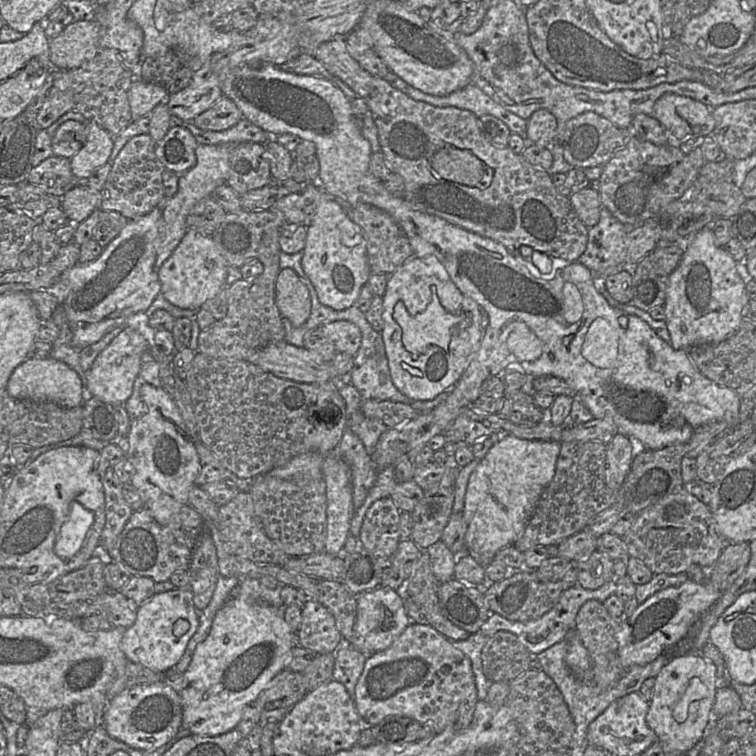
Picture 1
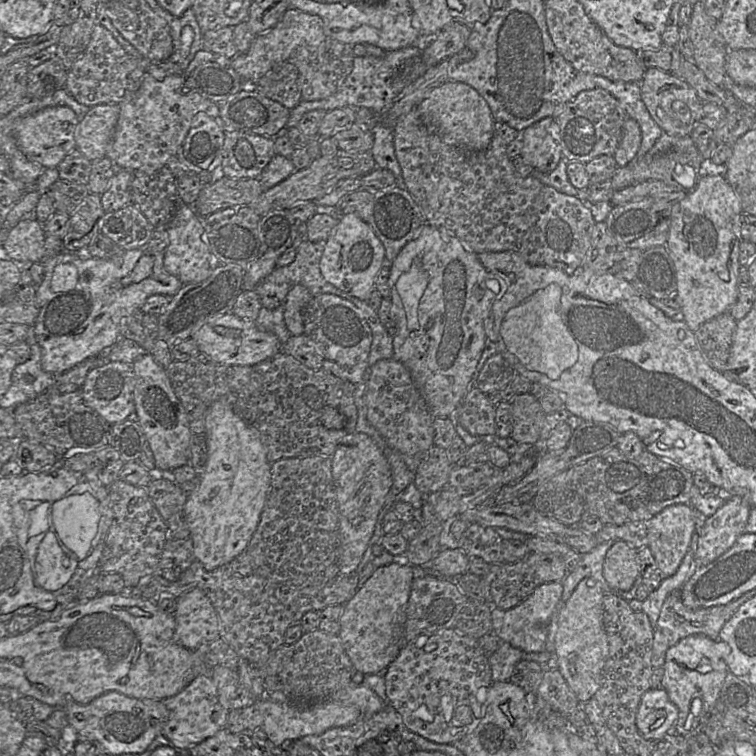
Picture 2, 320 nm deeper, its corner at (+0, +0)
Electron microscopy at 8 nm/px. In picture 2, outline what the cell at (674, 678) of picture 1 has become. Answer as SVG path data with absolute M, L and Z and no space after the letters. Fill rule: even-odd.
M694 634L681 639L666 651L662 688L679 713L687 715L691 713L690 706L694 698L703 701L706 713L713 712L728 674L727 656L730 649L730 646L720 639L712 640L705 635ZM702 658L709 659L712 666L712 670L706 674L700 673L697 669Z

